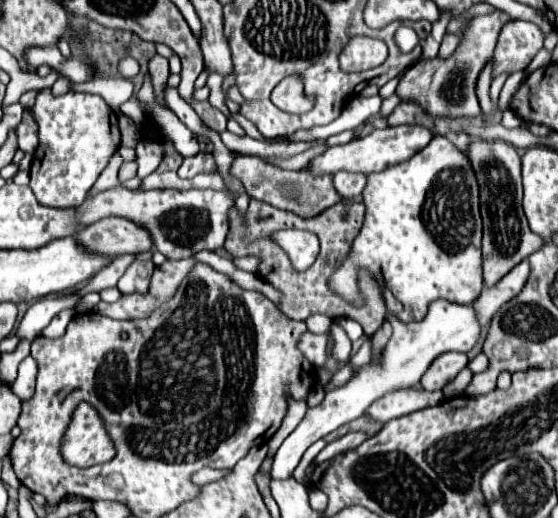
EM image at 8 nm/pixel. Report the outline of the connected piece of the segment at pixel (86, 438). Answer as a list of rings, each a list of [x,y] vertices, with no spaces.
[[[79,402],[61,442],[61,456],[73,466],[93,466],[115,458],[113,442],[101,414],[89,402]]]

